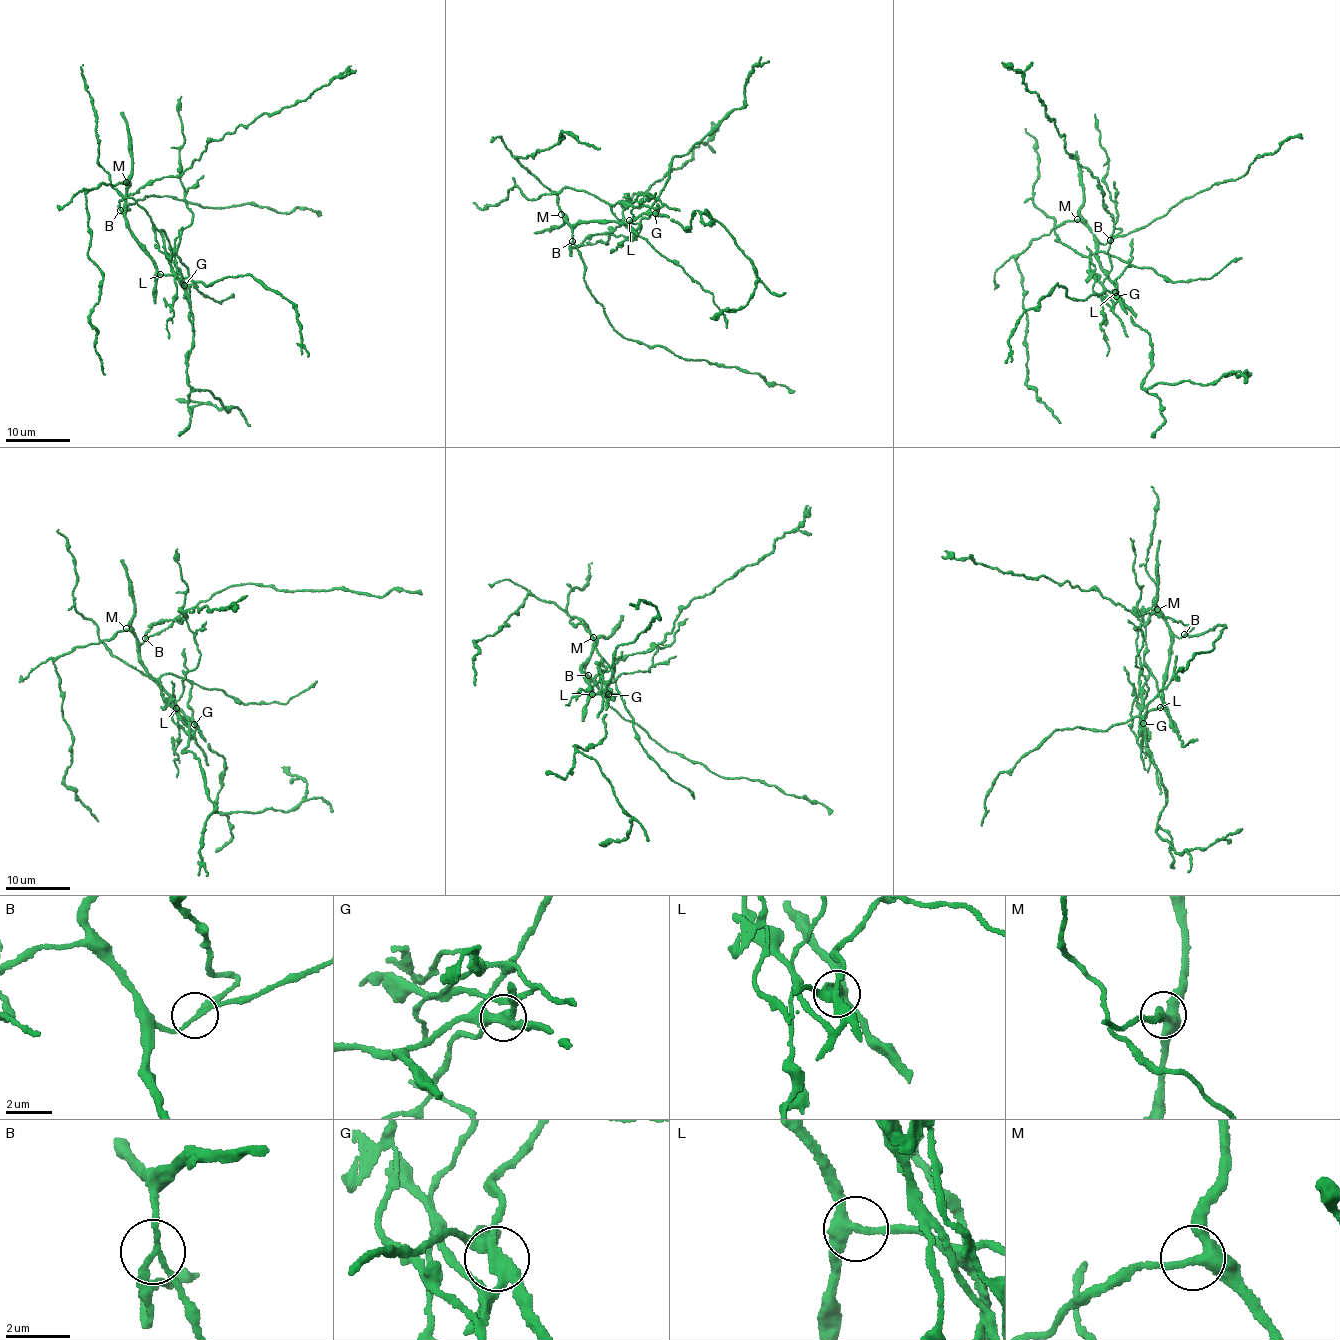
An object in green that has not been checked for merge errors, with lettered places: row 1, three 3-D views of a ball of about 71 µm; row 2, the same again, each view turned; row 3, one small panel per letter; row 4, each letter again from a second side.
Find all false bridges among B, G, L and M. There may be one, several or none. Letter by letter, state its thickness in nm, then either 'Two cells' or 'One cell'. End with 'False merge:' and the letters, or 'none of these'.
B: Thickness 160 nm. Two cells
G: Thickness 320 nm. Two cells
L: Thickness 320 nm. One cell
M: Thickness 320 nm. One cell
False merge: B, G

